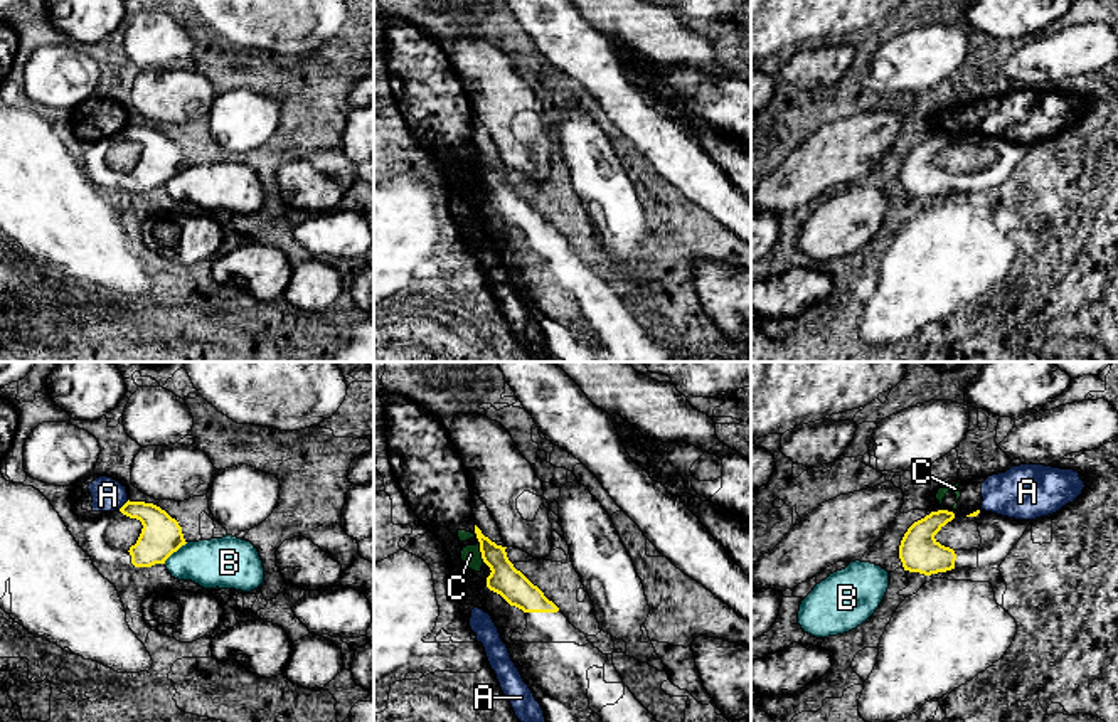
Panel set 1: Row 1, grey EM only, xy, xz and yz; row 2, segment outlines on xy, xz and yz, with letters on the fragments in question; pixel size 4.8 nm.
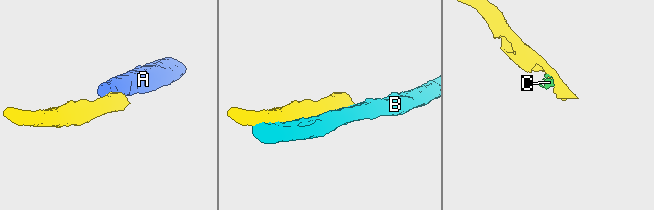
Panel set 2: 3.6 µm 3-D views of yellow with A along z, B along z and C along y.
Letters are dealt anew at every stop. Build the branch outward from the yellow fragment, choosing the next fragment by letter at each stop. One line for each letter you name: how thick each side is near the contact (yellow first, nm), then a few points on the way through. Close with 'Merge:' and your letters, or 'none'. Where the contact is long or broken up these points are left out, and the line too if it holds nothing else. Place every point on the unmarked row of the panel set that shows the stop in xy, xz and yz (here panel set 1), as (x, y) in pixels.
Merge: none

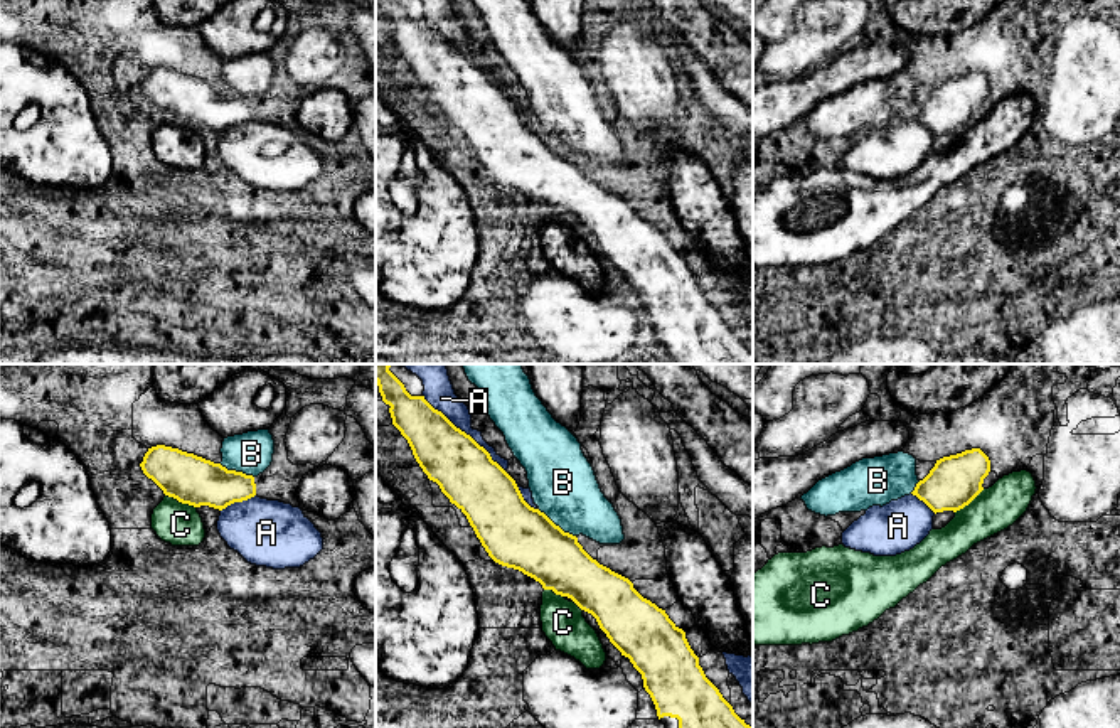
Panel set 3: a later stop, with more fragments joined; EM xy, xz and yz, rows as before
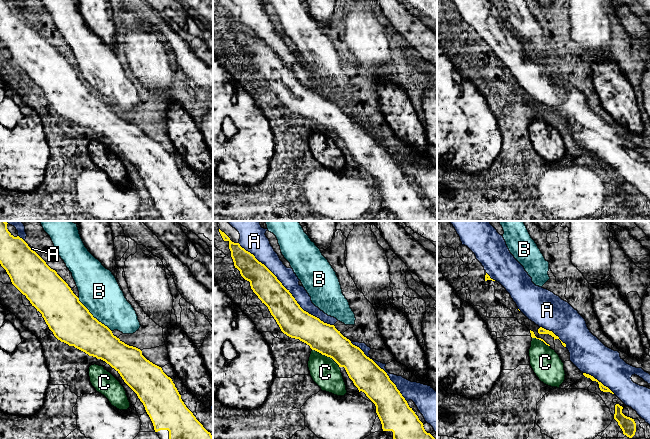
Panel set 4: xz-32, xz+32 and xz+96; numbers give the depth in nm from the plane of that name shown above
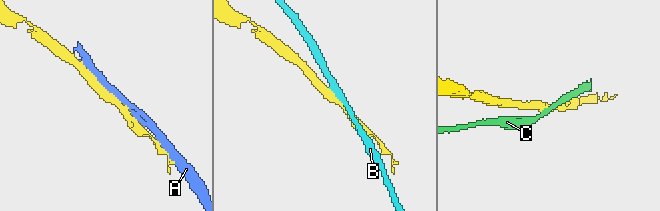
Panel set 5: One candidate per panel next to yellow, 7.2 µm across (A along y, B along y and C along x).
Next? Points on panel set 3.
Merge: none

